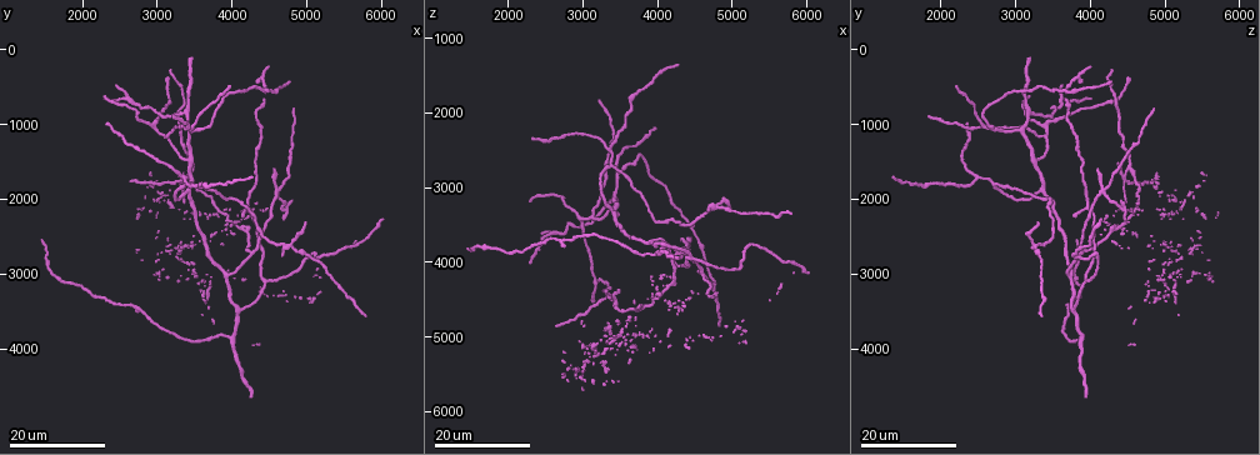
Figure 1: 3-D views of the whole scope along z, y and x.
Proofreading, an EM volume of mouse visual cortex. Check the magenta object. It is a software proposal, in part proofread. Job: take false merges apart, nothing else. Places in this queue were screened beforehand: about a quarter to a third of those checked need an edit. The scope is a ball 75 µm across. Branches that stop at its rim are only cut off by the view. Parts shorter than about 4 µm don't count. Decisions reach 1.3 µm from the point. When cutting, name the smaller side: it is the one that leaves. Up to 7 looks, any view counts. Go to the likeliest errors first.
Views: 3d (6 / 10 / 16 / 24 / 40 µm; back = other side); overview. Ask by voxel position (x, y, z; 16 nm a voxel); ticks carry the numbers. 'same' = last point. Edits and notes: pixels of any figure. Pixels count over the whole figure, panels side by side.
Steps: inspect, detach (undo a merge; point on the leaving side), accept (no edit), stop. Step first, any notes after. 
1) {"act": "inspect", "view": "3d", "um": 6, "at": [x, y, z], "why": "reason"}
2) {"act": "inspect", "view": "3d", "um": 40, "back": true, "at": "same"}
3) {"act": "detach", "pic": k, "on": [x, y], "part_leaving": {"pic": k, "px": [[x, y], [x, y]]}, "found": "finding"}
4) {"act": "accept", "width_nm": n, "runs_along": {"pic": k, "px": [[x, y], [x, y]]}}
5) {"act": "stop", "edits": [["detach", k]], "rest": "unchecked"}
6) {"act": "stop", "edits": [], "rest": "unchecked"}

{"act": "inspect", "view": "3d", "um": 24, "at": [4750, 2650, 3250], "why": "small branch off a trunk"}

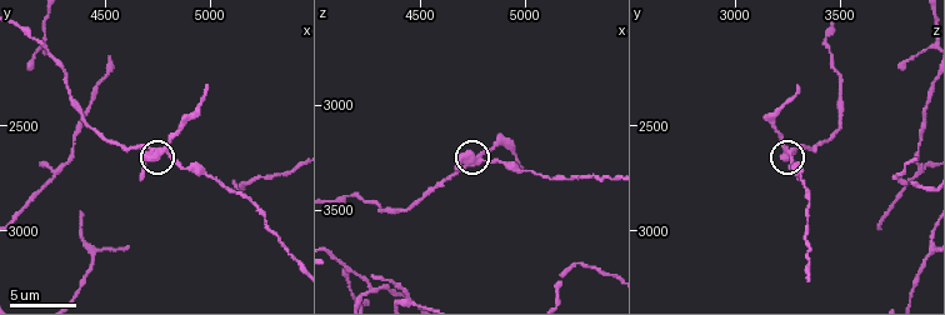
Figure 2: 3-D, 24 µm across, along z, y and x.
{"act": "inspect", "view": "3d", "um": 10, "at": [4790, 2620, 3260], "why": "closer look"}

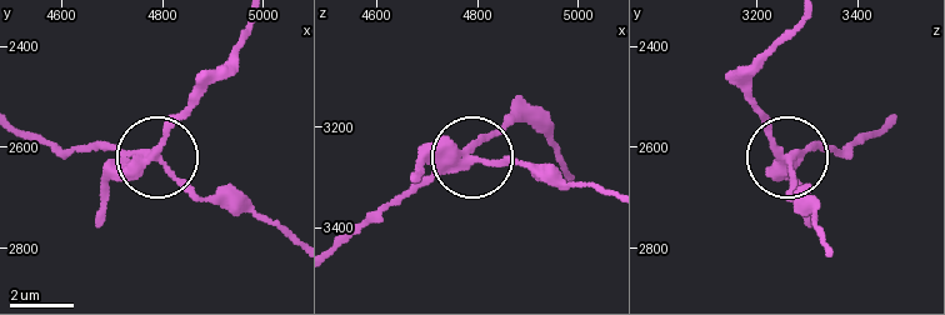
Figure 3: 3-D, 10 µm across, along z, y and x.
{"act": "detach", "pic": 3, "on": [100, 191], "arms": 3, "part_leaving": {"pic": 3, "px": [[141, 158], [235, 53], [249, 20]]}, "found": "a second neuron is stuck on"}

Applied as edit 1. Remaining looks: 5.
{"act": "inspect", "view": "3d", "um": 16, "at": [3400, 1500, 3250], "why": "three-way junction"}

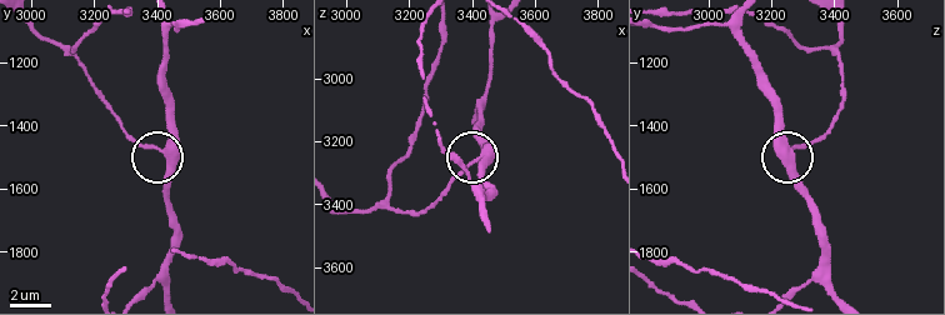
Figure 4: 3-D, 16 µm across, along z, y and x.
{"act": "inspect", "view": "3d", "um": 6, "at": [3430, 1470, 3250]}

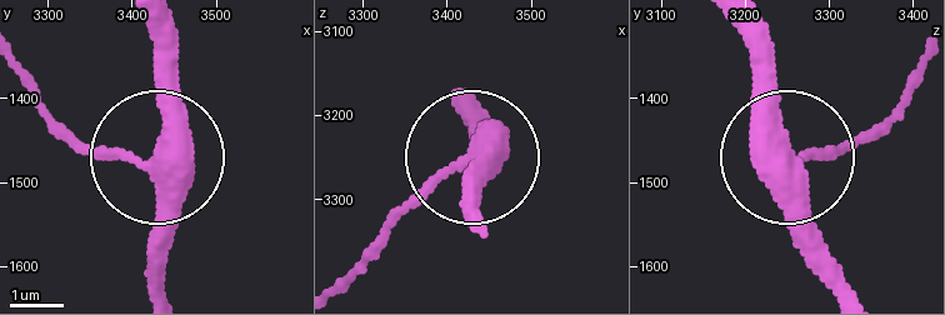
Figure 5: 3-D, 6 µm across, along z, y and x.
{"act": "accept", "side_arm_um": 38, "runs_along": {"pic": 5, "px": [[168, 290], [163, 169], [64, 141]]}, "found": "one neuron here"}

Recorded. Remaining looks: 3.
{"act": "inspect", "view": "3d", "um": 24, "at": [3400, 1850, 3300], "why": "three arms meet"}

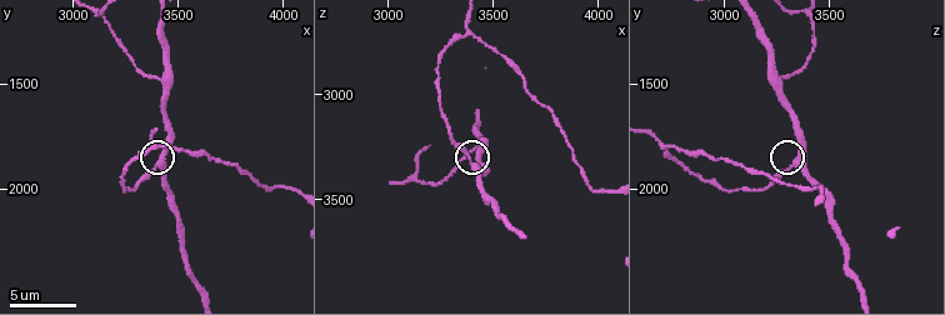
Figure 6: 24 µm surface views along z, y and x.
{"act": "inspect", "view": "3d", "um": 10, "at": [3400, 1870, 3350], "why": "closer look"}

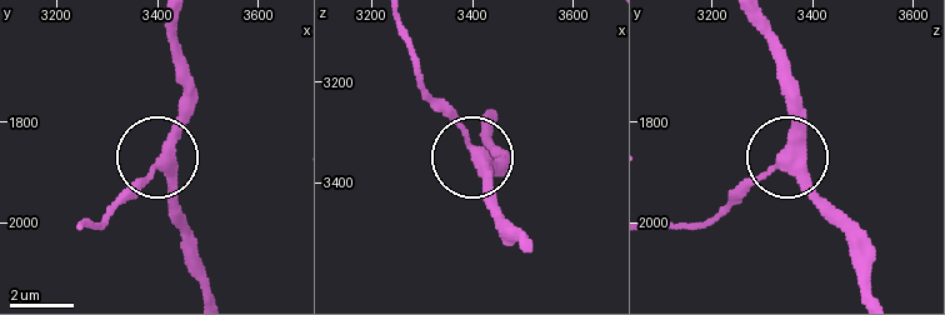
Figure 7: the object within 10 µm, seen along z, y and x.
{"act": "accept", "arms": 3, "runs_along": {"pic": 7, "px": [[205, 293], [178, 180], [165, 156], [186, 86]]}, "found": "all the same neuron"}

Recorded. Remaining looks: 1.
{"act": "stop", "edits": [["detach", 3]], "rest": "unchecked"}

